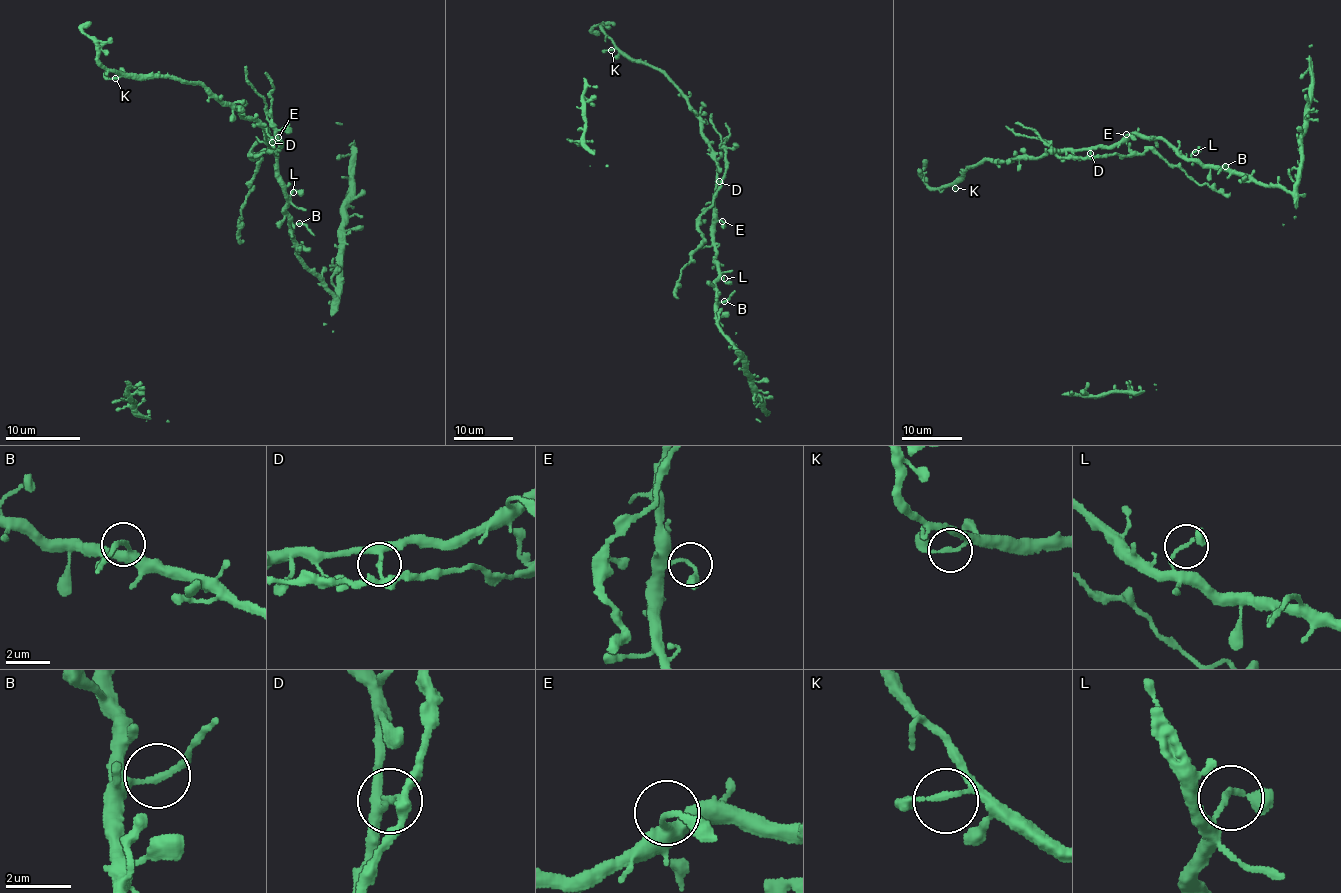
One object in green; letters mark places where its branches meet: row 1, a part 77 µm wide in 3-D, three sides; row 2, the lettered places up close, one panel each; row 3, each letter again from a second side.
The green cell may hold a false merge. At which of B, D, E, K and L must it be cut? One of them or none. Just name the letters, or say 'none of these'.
D

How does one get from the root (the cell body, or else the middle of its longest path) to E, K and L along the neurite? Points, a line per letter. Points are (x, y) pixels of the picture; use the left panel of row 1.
E: (268, 149), (276, 150), (271, 140), (267, 138), (268, 143), (278, 137)
K: (268, 149), (276, 150), (261, 122), (241, 115), (201, 84), (158, 75), (115, 78)
L: (268, 149), (276, 150), (268, 137), (268, 143), (268, 138), (276, 155), (278, 179), (289, 196), (293, 192)

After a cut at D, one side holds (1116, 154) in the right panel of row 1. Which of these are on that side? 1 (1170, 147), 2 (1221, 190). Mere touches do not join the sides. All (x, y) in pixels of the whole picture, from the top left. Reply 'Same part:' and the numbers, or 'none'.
Same part: 2

